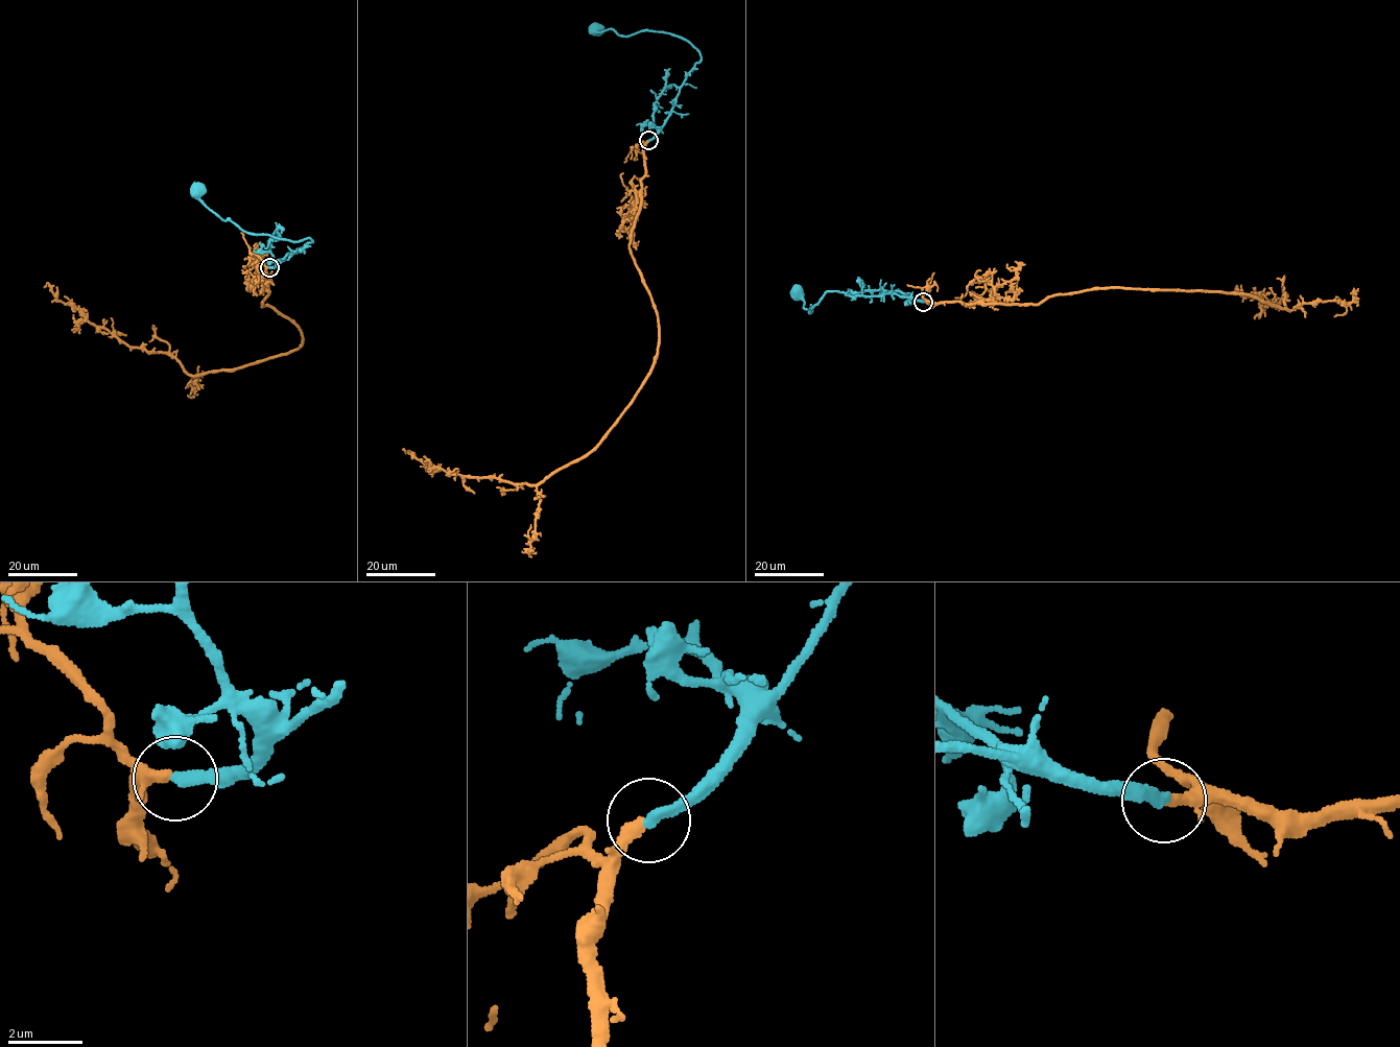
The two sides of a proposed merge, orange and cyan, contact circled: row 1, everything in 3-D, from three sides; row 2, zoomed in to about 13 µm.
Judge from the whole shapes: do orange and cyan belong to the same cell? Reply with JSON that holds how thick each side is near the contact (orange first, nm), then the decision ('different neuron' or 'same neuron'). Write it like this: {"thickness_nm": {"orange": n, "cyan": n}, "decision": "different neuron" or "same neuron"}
{"thickness_nm": {"orange": 240, "cyan": 320}, "decision": "same neuron"}

